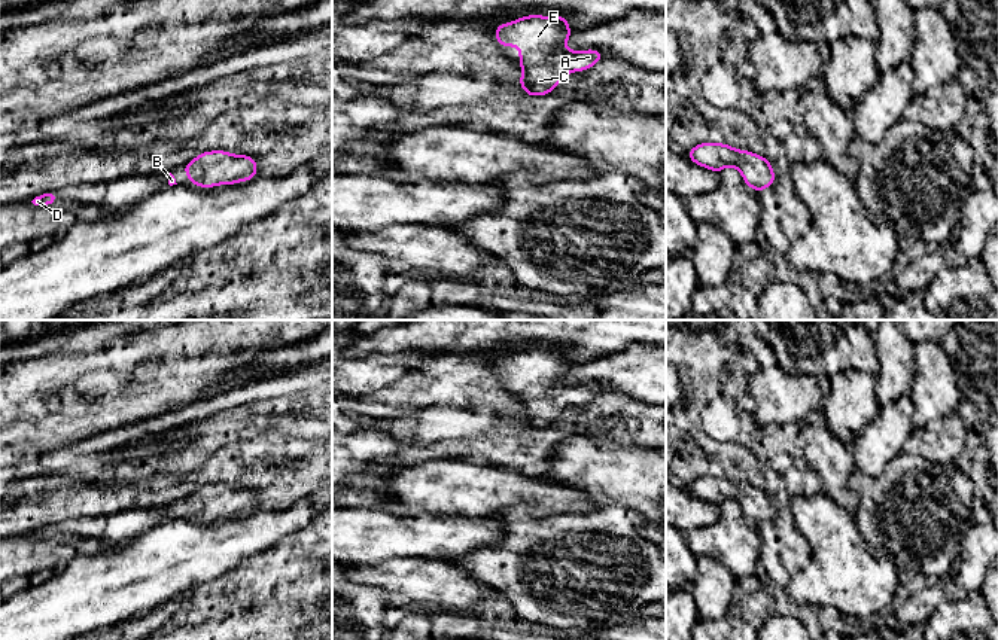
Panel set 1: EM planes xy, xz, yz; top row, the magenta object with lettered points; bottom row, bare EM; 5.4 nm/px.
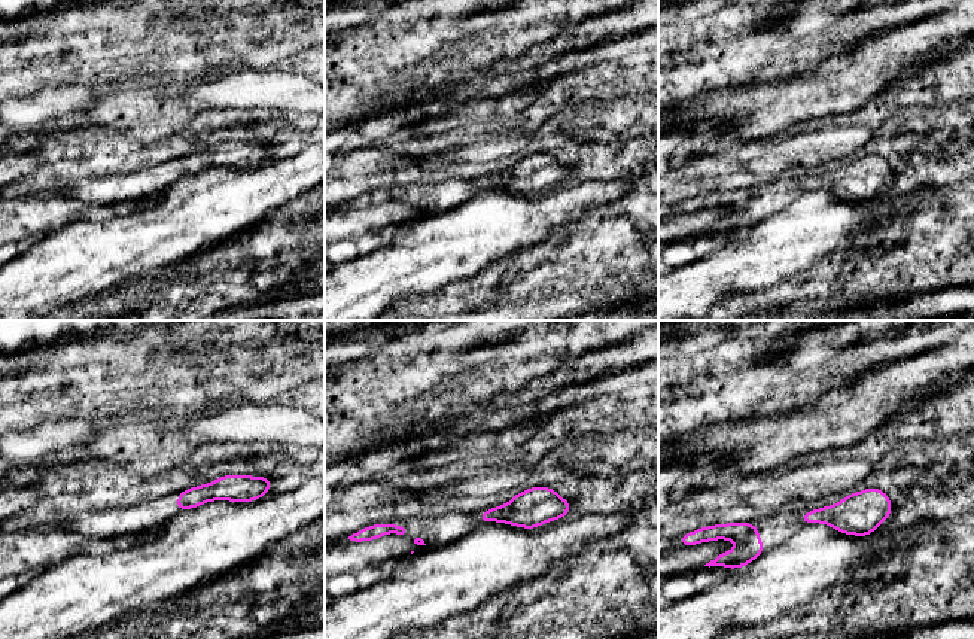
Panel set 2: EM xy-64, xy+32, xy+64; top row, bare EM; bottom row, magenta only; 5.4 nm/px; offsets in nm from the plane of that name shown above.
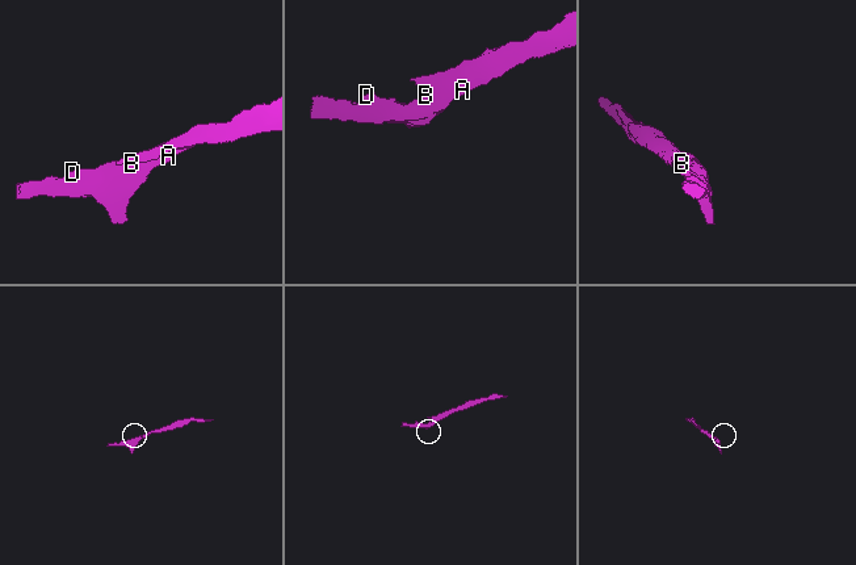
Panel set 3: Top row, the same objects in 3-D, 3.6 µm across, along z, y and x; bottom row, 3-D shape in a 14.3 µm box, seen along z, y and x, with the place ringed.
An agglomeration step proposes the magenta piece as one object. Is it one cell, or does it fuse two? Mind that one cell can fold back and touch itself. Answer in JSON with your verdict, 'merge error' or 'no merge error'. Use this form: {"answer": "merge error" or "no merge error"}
{"answer": "no merge error"}

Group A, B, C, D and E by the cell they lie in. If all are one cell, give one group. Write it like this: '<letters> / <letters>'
A B C D E

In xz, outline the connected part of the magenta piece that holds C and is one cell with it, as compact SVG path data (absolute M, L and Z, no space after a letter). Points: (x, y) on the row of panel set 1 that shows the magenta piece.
M527 15L508 24L500 24L495 30L495 37L500 46L517 46L520 49L518 64L523 68L518 85L526 95L547 95L556 89L563 76L572 71L584 71L599 63L603 55L597 49L565 51L572 30L566 16Z

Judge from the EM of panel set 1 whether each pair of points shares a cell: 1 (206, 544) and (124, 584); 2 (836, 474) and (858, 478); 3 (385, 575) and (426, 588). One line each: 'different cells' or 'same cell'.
1: same cell
2: different cells
3: same cell

